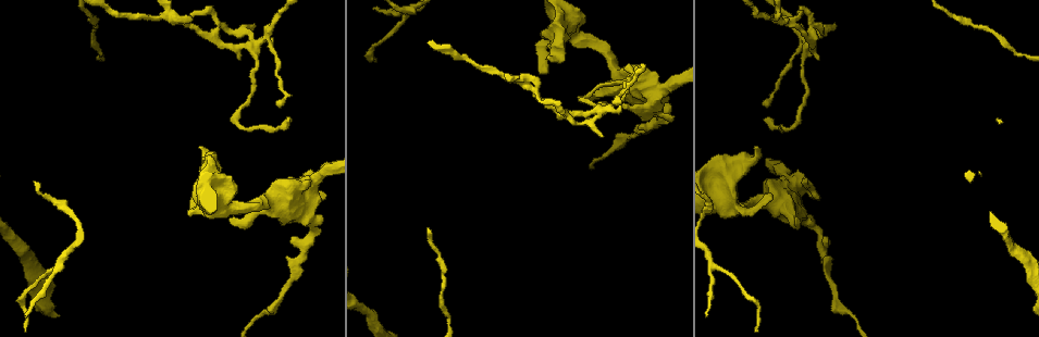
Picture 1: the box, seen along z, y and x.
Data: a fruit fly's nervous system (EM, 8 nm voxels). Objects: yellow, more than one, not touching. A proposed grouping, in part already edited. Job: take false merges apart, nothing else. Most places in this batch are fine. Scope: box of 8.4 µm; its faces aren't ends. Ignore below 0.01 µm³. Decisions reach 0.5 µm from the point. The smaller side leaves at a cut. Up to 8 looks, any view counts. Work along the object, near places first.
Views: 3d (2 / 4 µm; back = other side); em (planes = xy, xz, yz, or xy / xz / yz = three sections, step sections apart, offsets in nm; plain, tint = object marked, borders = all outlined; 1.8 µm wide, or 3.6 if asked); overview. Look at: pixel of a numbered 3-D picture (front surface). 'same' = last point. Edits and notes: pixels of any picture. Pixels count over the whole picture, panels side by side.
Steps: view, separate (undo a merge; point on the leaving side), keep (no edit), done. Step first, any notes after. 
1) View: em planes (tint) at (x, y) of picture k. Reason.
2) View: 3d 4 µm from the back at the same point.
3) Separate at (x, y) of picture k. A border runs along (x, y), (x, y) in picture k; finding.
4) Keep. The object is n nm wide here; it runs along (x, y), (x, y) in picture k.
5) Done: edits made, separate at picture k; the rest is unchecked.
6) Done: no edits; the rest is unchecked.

View: em planes (tint) at (172, 20) of picture 1.

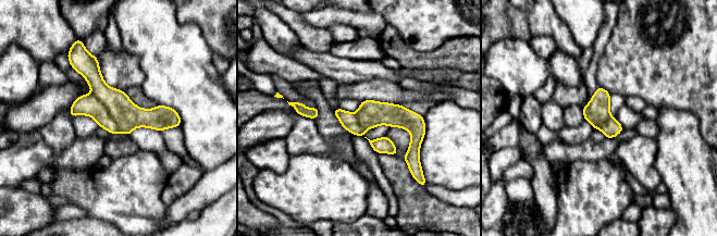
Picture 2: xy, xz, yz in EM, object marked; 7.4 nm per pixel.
Separate at (126, 114) of picture 2. Two neurons meet here.

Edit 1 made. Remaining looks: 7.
View: overview. See it whole again.

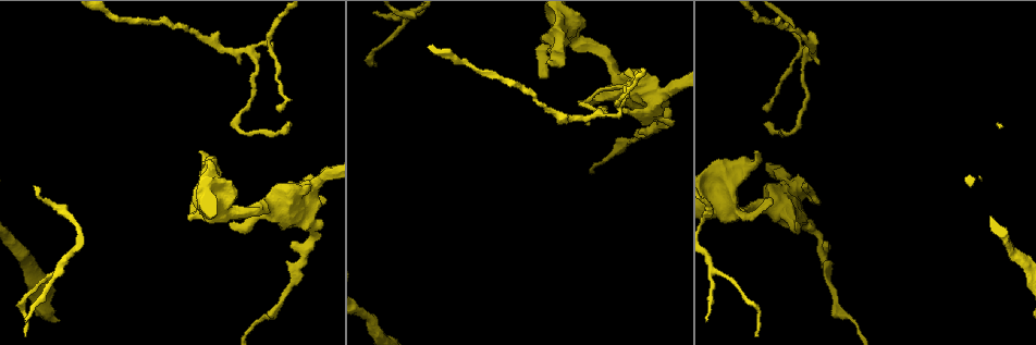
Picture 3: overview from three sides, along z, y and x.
View: em planes (tint) at (597, 112) of picture 3. Four arms meet.

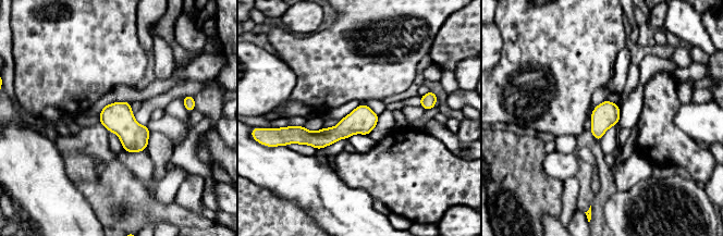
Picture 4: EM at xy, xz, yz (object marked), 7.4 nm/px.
Keep. It runs along (375, 118), (329, 136), (295, 129) in picture 4; continuous, no second neuron.

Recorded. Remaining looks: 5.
View: 3d 4 µm at (195, 214) of picture 3. Thick turns thin.

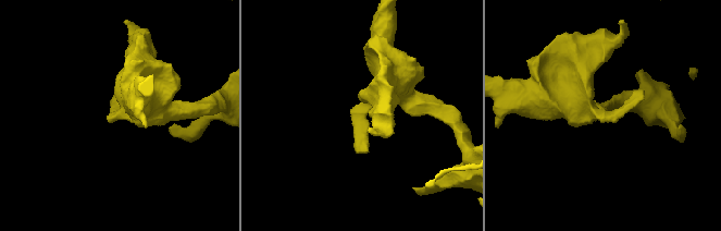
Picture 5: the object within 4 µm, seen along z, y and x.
View: em planes (tint) at (609, 114) of picture 5. Shape alone is not enough.

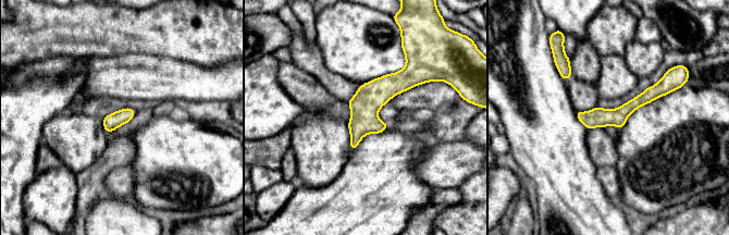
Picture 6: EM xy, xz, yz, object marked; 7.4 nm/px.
Keep. It runs along (416, 74), (365, 111), (353, 146) in picture 6; all the same neuron.

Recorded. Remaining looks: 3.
Done: edits made, separate at picture 2; the rest is unchecked.

